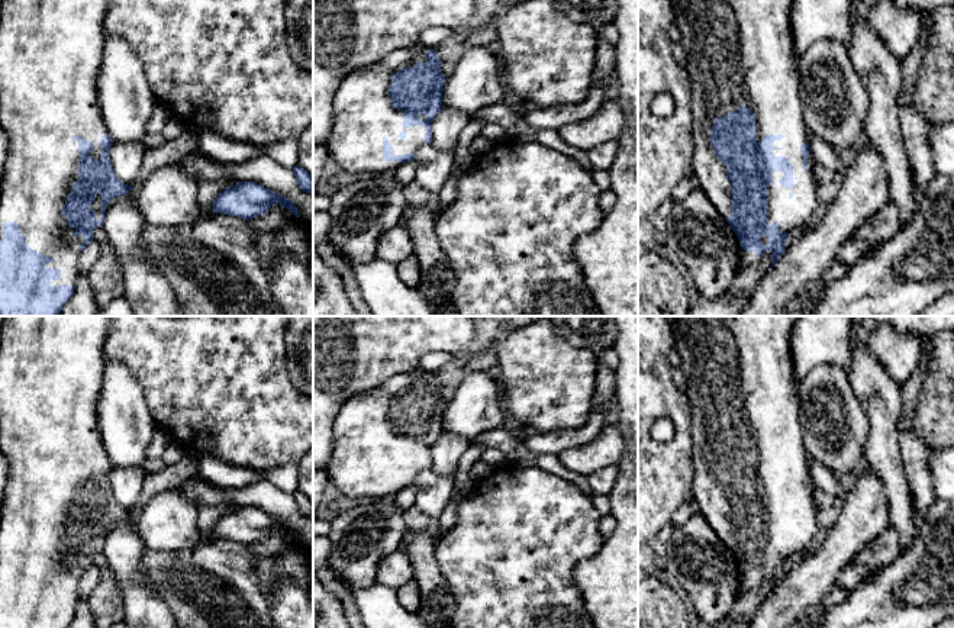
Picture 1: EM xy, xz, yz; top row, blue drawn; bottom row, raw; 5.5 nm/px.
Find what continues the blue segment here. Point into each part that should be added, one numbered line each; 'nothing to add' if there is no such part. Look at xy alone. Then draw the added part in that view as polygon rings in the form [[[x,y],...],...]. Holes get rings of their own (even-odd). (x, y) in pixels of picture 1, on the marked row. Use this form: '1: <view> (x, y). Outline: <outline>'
1: xy (51, 51). Outline: [[[1,0],[0,6],[0,125],[7,135],[9,149],[4,162],[0,196],[0,239],[3,223],[16,222],[26,244],[52,263],[46,268],[59,268],[61,278],[51,286],[75,286],[78,280],[80,245],[84,236],[74,236],[75,228],[67,225],[61,207],[78,180],[78,141],[75,135],[94,144],[88,157],[100,161],[101,136],[107,135],[99,106],[99,71],[103,59],[103,19],[109,0]]]

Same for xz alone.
1: xz (363, 113). Outline: [[[422,44],[399,48],[344,78],[332,100],[332,132],[325,144],[342,170],[373,175],[399,168],[402,161],[383,160],[384,136],[394,155],[415,154],[426,144],[425,126],[403,128],[403,110],[391,107],[389,86],[399,68],[425,62],[428,51]]]

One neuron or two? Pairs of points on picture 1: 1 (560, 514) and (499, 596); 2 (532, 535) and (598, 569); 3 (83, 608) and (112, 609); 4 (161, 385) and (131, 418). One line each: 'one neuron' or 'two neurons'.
1: one neuron
2: two neurons
3: two neurons
4: two neurons

